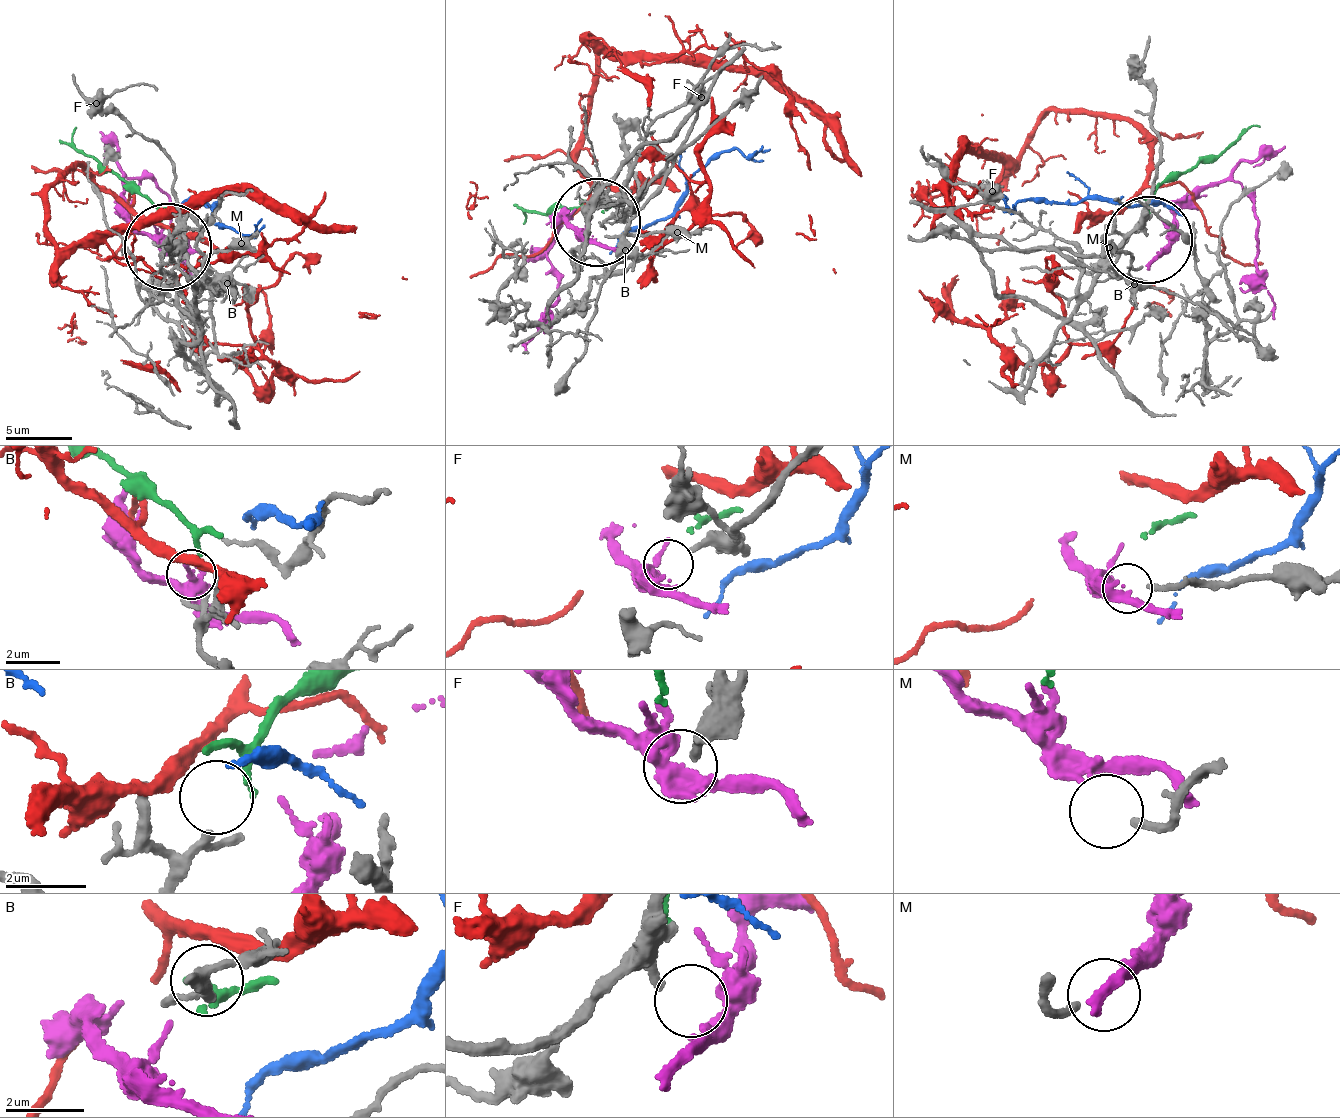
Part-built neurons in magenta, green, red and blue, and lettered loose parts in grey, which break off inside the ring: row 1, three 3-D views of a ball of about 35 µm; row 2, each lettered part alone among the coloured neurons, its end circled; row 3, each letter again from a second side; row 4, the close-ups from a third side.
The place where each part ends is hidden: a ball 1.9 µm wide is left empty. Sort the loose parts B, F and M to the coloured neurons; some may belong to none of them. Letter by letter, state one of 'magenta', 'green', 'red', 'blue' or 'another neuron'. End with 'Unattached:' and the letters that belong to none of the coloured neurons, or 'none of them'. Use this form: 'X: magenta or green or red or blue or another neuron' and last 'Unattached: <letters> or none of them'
B: another neuron
F: another neuron
M: another neuron
Unattached: B, F, M

